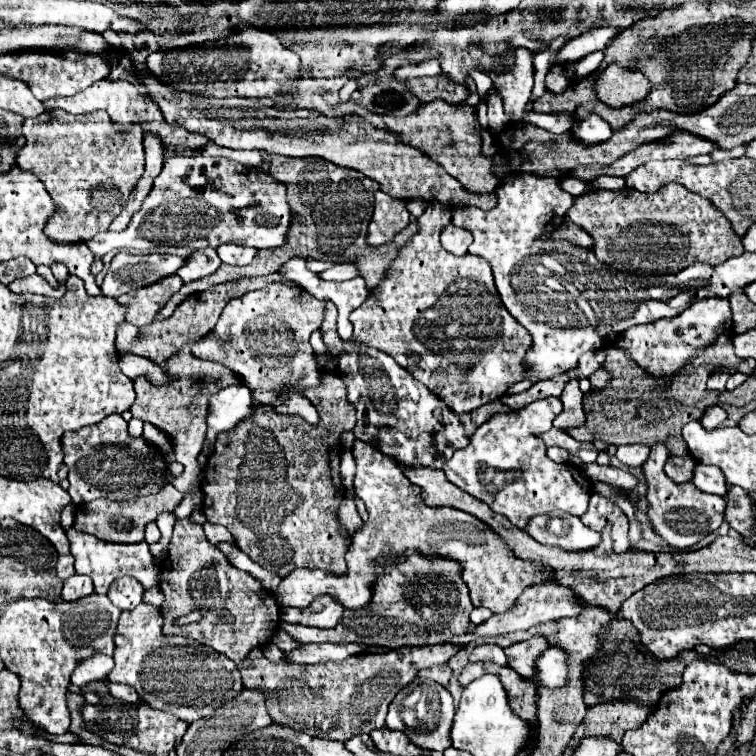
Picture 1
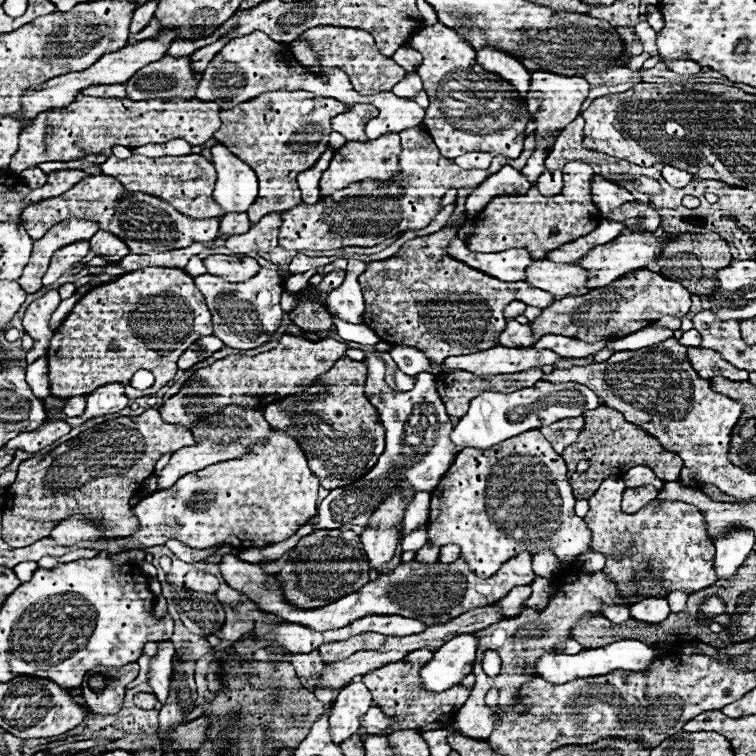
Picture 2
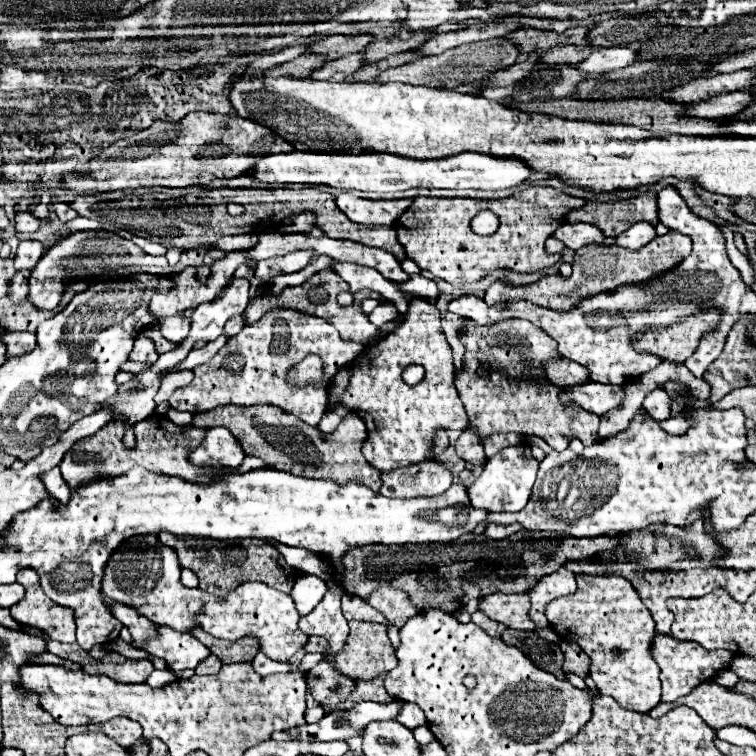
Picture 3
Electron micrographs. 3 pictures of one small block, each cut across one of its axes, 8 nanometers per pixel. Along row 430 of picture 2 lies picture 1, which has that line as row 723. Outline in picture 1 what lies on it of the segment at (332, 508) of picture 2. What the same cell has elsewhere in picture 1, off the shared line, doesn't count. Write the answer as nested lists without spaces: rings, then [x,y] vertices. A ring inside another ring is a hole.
[[[414,680],[406,688],[402,688],[396,698],[390,704],[386,728],[388,730],[400,730],[414,744],[418,744],[424,750],[440,750],[444,752],[450,746],[450,740],[446,736],[450,734],[450,724],[454,718],[454,700],[448,694],[448,690],[432,680]]]

